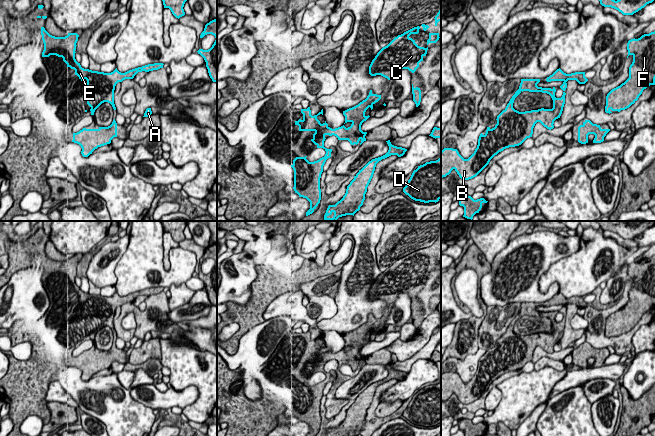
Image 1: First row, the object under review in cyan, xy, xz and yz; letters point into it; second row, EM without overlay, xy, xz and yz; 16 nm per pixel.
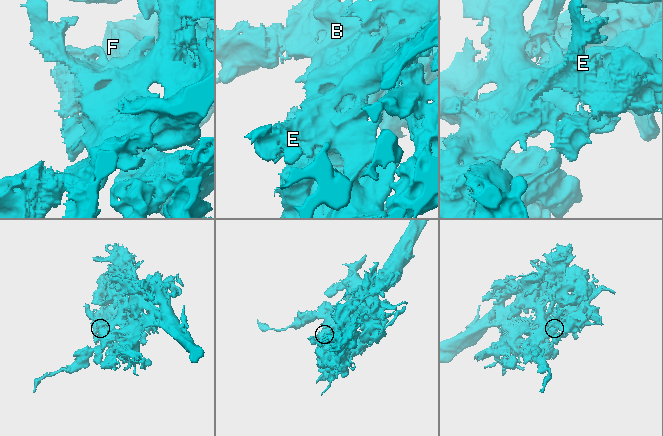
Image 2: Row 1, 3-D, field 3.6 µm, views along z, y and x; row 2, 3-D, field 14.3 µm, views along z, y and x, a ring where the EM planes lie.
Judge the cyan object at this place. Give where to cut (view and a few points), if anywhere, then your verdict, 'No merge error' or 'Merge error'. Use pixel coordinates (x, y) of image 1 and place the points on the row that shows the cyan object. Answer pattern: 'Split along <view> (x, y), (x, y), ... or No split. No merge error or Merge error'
No split. No merge error

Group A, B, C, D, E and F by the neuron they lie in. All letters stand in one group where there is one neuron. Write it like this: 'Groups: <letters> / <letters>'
Groups: A B C D E F

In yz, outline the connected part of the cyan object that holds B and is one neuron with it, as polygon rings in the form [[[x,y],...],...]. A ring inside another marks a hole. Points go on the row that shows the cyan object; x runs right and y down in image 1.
[[[521,79],[519,89],[510,99],[506,108],[497,116],[497,124],[494,128],[487,127],[486,133],[482,133],[478,139],[478,145],[474,153],[468,158],[464,159],[458,152],[457,149],[444,148],[441,151],[441,178],[446,177],[454,169],[462,180],[469,180],[476,177],[490,162],[490,160],[497,155],[499,152],[503,151],[509,147],[515,147],[521,145],[527,138],[532,137],[533,128],[537,122],[540,122],[544,127],[551,130],[554,128],[554,121],[560,118],[563,107],[565,104],[565,95],[563,92],[561,98],[555,97],[556,89],[542,88],[538,87],[537,84],[540,79]],[[523,91],[529,92],[542,92],[547,93],[551,96],[553,100],[552,109],[538,109],[525,112],[519,112],[513,108],[513,103],[515,98]]]

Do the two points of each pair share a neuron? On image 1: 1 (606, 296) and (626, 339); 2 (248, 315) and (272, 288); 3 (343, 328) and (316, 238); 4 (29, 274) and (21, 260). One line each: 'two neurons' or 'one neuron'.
1: two neurons
2: one neuron
3: two neurons
4: two neurons

